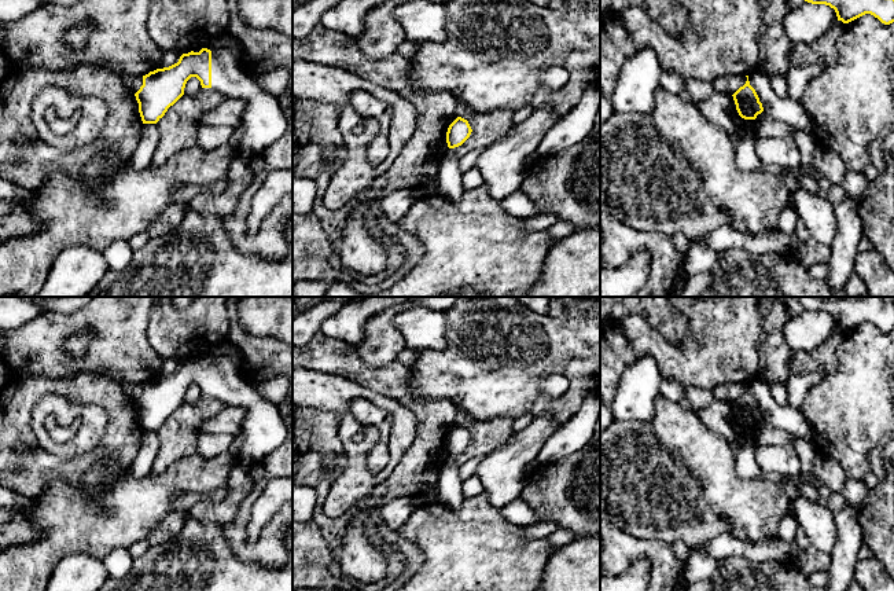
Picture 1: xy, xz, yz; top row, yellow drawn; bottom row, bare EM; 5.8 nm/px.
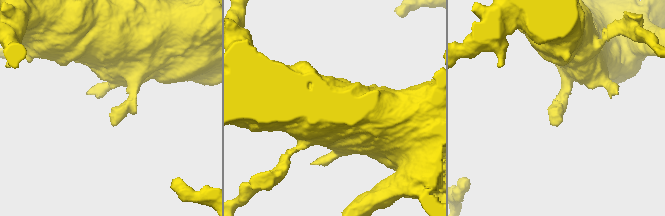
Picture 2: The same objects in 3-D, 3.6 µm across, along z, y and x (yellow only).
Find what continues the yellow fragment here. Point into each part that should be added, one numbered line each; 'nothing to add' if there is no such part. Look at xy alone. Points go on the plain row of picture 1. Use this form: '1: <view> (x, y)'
1: xy (262, 430)

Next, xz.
nothing to add

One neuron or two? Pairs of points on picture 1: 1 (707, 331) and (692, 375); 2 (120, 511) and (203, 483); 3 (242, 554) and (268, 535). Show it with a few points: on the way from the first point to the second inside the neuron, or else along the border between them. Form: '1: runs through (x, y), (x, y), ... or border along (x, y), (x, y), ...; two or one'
1: runs through (707, 342), (707, 358), (701, 364); one
2: runs through (140, 503), (146, 502), (168, 483), (183, 483); one
3: runs through (249, 551), (253, 551), (262, 542); one

